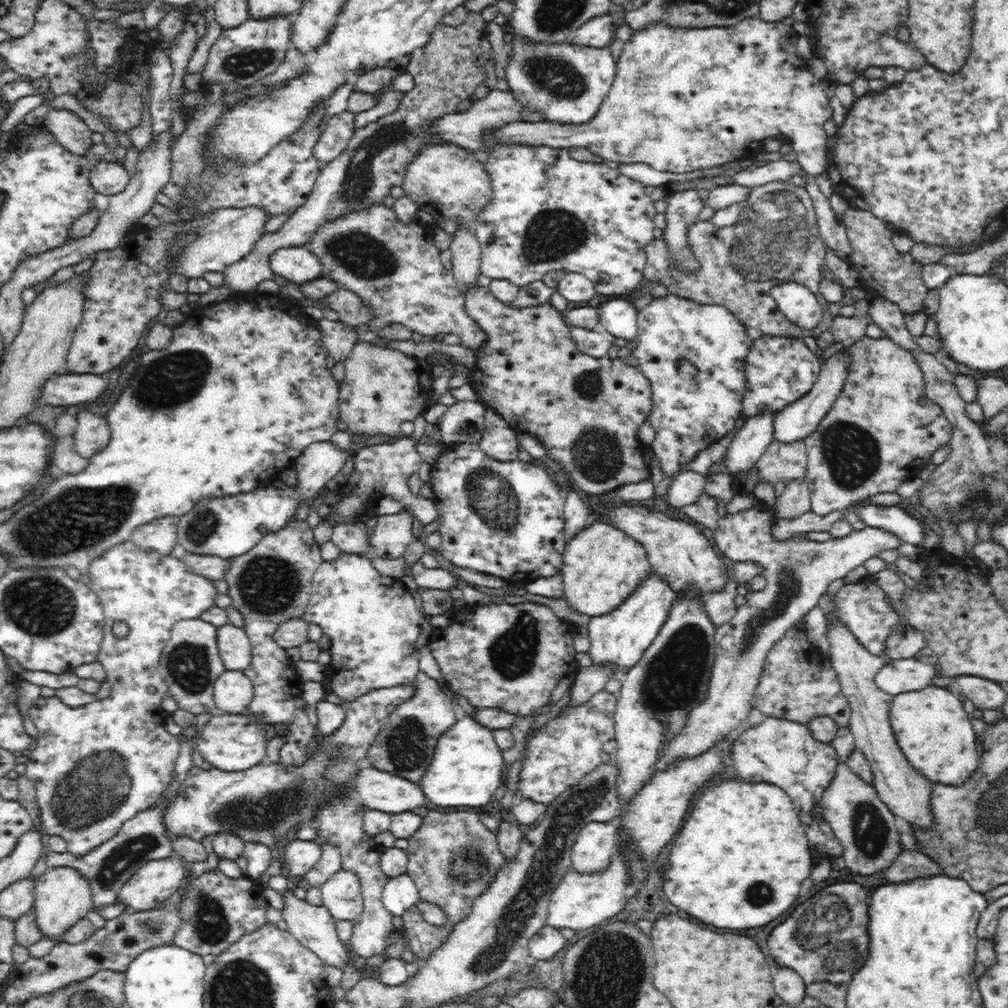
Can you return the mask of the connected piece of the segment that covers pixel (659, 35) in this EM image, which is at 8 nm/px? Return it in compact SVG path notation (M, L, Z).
M758 16L746 18L732 26L716 26L706 29L684 29L662 24L660 21L648 25L646 29L632 30L632 36L624 40L620 53L620 58L616 62L615 78L607 97L603 99L599 113L596 113L587 124L583 125L561 125L556 122L514 122L498 129L497 143L520 143L520 145L550 146L552 148L582 147L591 153L614 161L615 163L624 162L643 162L649 164L654 170L669 172L679 178L690 170L700 170L700 168L714 168L726 162L742 160L746 158L748 150L754 150L752 146L763 142L770 136L786 136L792 144L790 149L796 152L798 163L806 174L818 178L826 173L827 162L826 152L829 137L824 130L825 123L832 118L832 108L830 102L821 87L821 81L808 74L807 62L796 54L796 40L801 32L794 26L788 26L781 21L766 22Z

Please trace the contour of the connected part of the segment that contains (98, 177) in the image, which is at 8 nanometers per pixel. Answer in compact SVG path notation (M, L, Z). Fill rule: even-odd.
M96 162L90 171L91 185L96 192L108 197L123 192L129 180L128 170L117 162Z

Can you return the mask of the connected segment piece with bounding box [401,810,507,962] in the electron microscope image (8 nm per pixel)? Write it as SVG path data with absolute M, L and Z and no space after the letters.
M431 810L422 818L420 828L408 838L409 845L405 849L408 853L406 874L415 882L419 892L419 900L435 904L442 910L446 918L442 925L434 925L422 917L422 913L420 913L416 905L412 905L408 910L404 910L404 914L401 916L402 928L406 931L410 950L420 962L428 958L434 950L447 941L454 926L471 912L475 898L487 890L492 878L496 876L496 872L507 862L504 860L504 856L500 854L497 835L492 833L480 821L479 815L479 813L474 813L474 811L466 810L450 812Z

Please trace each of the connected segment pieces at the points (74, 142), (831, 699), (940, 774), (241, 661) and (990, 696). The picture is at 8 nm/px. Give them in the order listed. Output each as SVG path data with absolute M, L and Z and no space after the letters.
M47 109L39 117L39 123L64 149L87 158L88 150L93 145L93 133L76 114L68 110Z
M802 622L792 625L768 651L755 692L754 707L770 717L805 725L817 716L830 716L839 727L849 726L850 705L841 691L831 659L809 645Z
M936 685L892 697L889 719L896 742L908 762L932 784L959 787L978 768L976 734L964 709L958 696Z
M228 623L217 628L217 645L225 670L245 671L251 662L251 642L244 628Z
M956 677L950 681L959 688L960 694L972 702L974 708L981 710L1001 710L1005 703L1006 691L999 683L978 677Z

